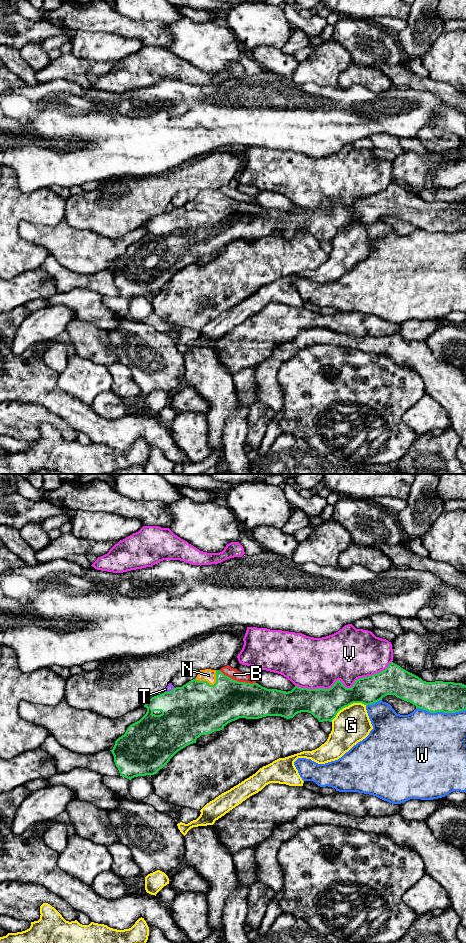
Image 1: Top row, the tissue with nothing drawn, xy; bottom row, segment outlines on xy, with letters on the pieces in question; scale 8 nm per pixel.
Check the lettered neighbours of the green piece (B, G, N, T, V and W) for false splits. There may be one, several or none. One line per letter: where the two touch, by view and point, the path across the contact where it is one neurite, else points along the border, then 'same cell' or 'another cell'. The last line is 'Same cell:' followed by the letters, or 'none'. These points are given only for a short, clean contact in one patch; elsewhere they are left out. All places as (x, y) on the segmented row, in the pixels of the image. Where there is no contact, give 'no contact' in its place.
B: meets green in xy at (237, 681); another cell
G: meets green in xy at (347, 706); another cell
N: meets green in xy at (211, 685); runs through xy (197, 708), (211, 694), (211, 685), (208, 675); same cell
T: meets green in xy at (170, 691); border along xy (174, 687), (169, 691), (165, 691); another cell
V: meets green in xy at (343, 685); another cell
W: meets green in xy at (441, 711); another cell
Same cell: N

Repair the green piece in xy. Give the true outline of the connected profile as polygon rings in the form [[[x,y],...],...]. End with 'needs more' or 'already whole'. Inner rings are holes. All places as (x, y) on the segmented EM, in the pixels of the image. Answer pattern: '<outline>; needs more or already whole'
[[[393,662],[379,673],[357,679],[351,688],[346,688],[338,680],[329,689],[307,689],[295,686],[288,692],[267,689],[257,683],[238,682],[224,675],[220,670],[205,669],[200,670],[195,679],[189,681],[182,687],[176,687],[170,692],[165,691],[149,699],[144,705],[147,708],[146,714],[139,721],[131,724],[127,728],[125,734],[115,741],[115,745],[110,751],[114,756],[114,762],[119,770],[120,776],[131,780],[138,776],[156,774],[178,751],[190,744],[196,743],[196,740],[201,735],[220,731],[228,723],[239,718],[259,719],[266,716],[281,716],[290,719],[298,713],[308,712],[317,718],[319,722],[332,722],[340,710],[353,703],[362,703],[366,706],[372,705],[387,695],[395,695],[397,698],[412,703],[416,708],[426,710],[430,713],[455,713],[466,710],[466,685],[443,681],[426,682]]]; needs more

